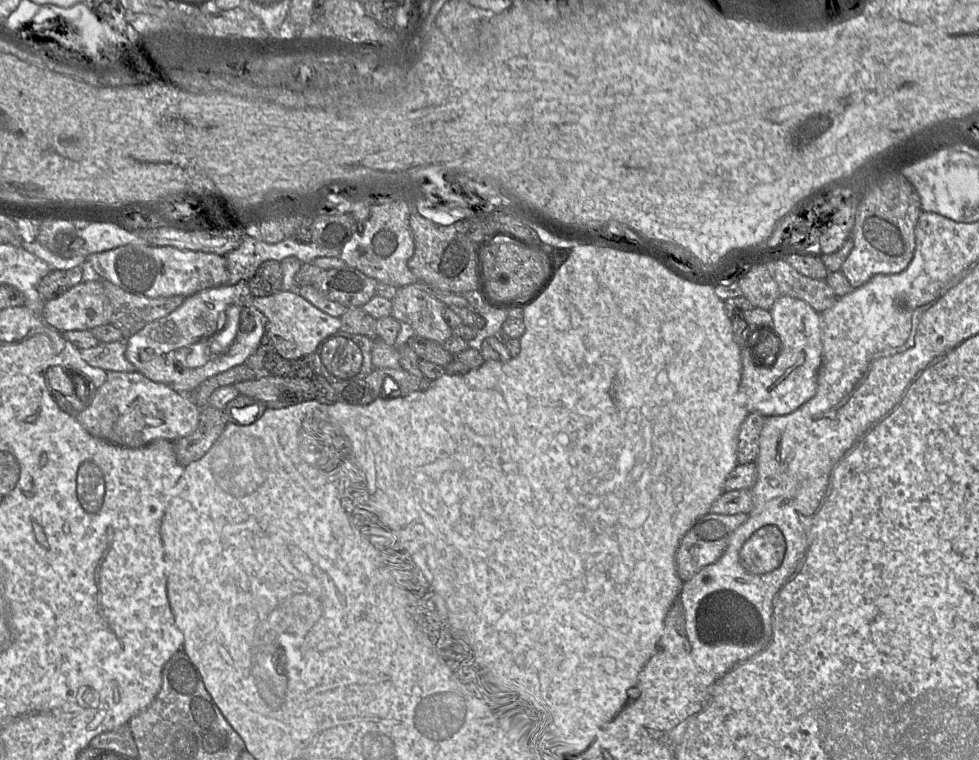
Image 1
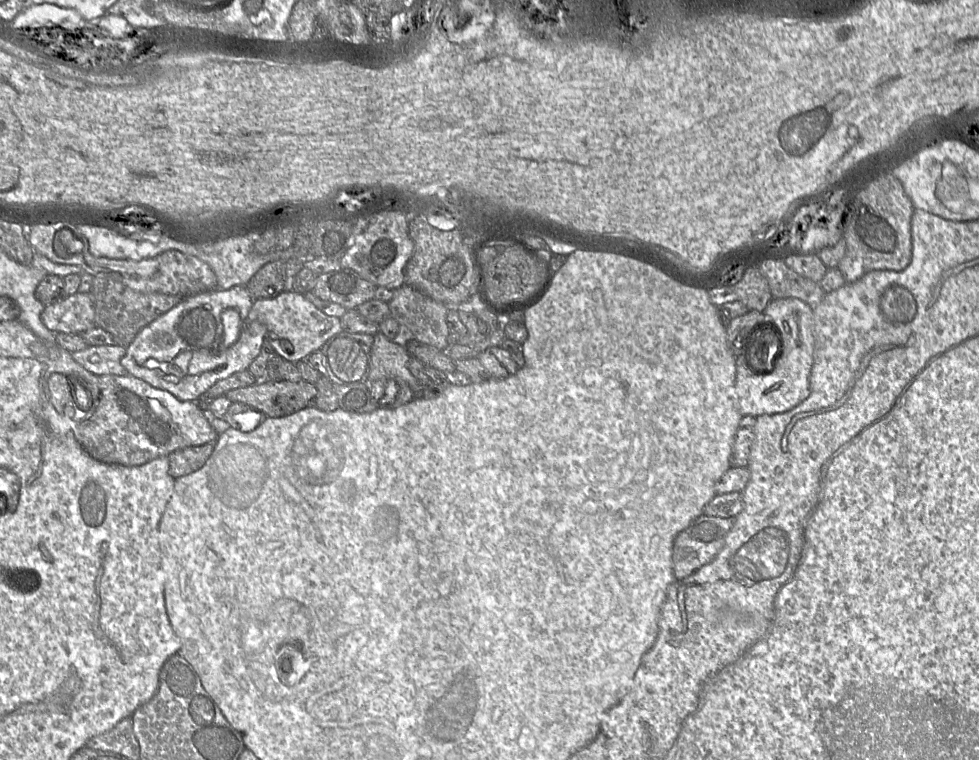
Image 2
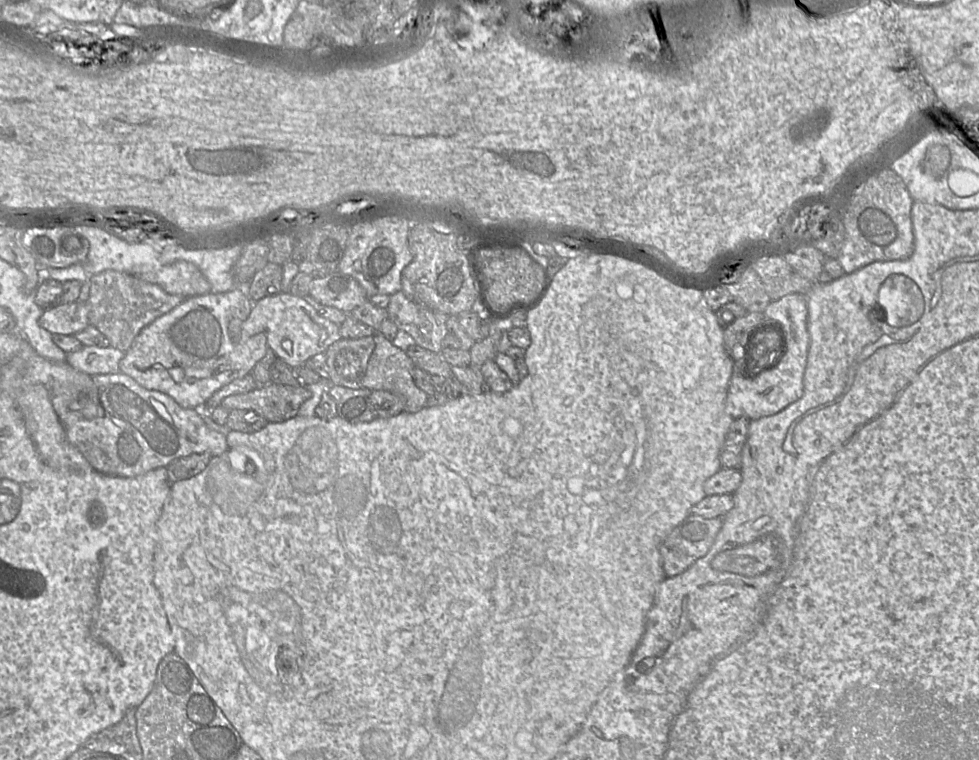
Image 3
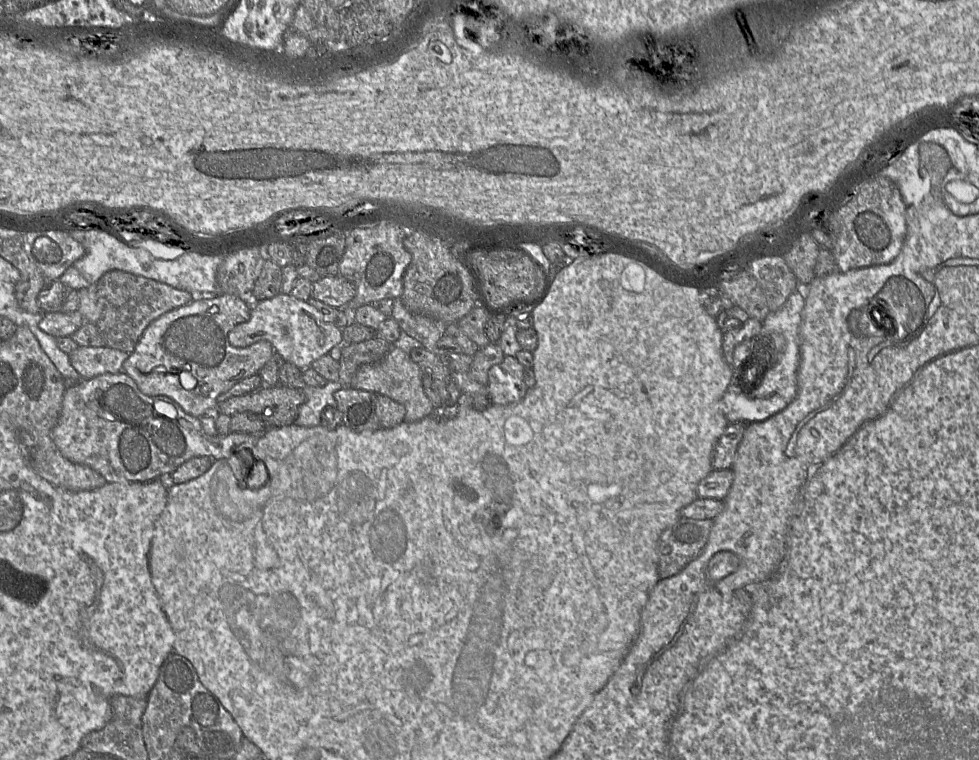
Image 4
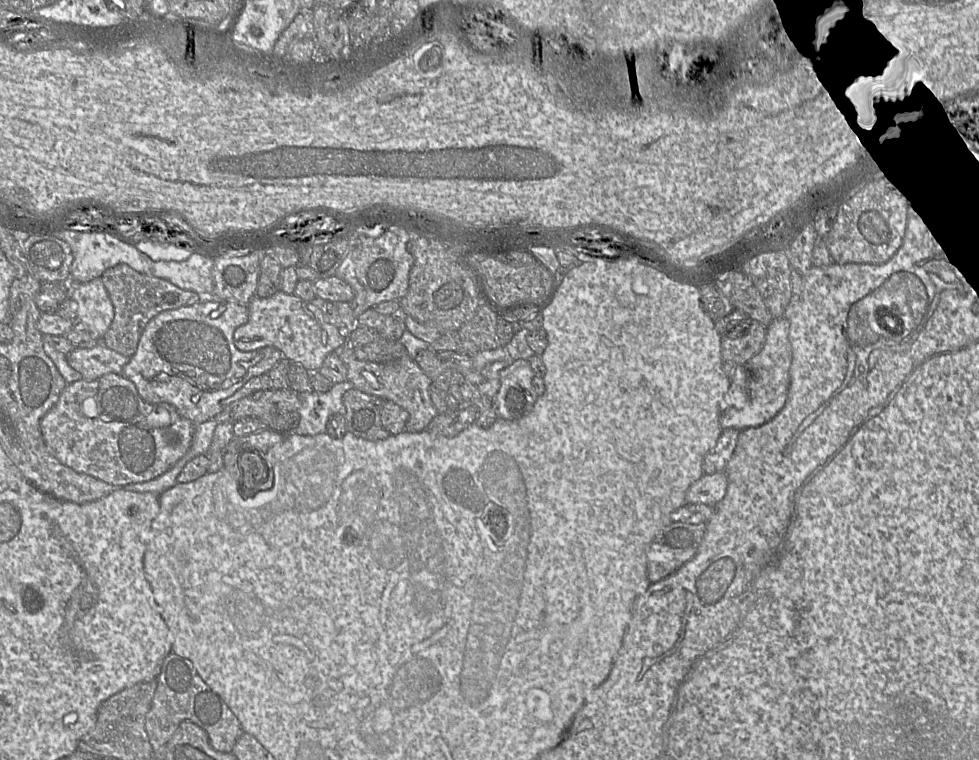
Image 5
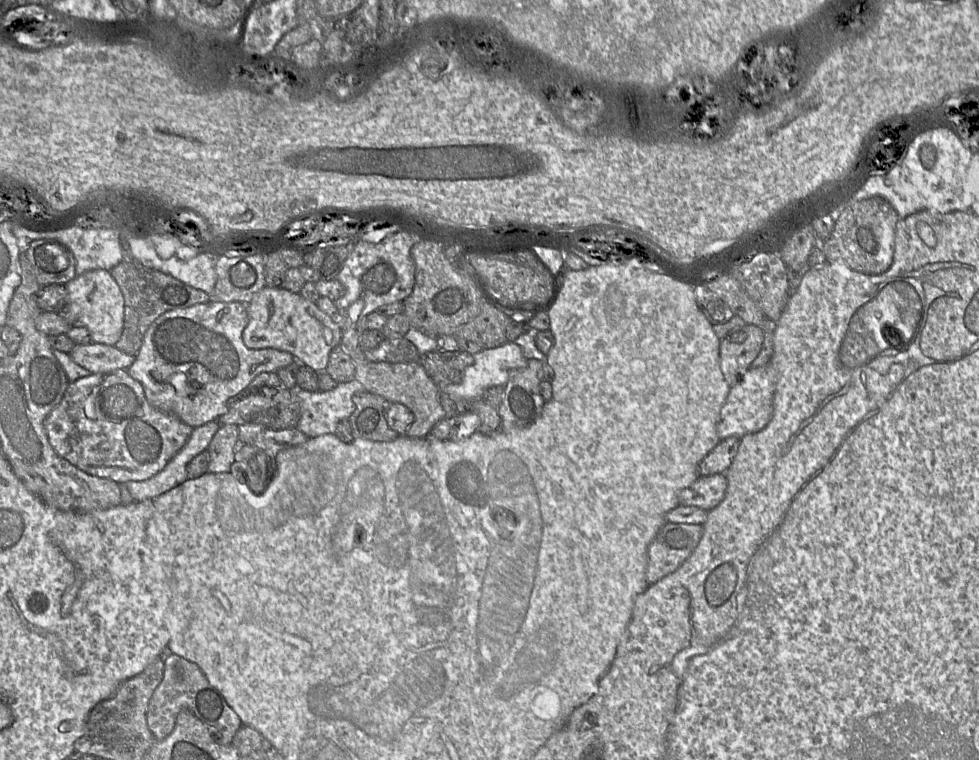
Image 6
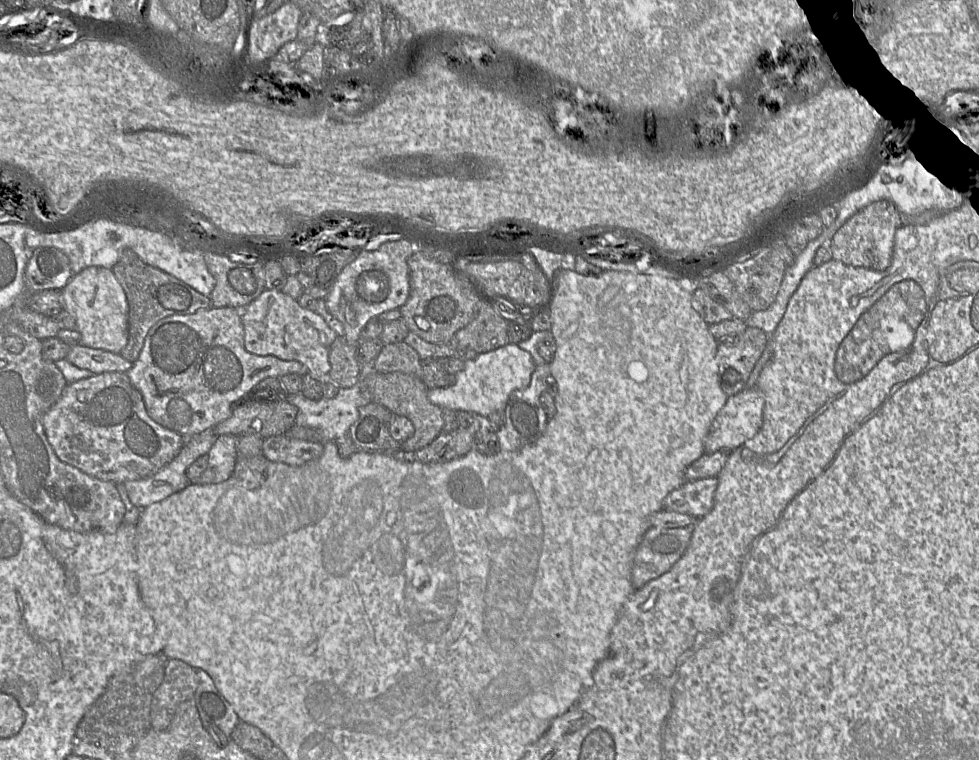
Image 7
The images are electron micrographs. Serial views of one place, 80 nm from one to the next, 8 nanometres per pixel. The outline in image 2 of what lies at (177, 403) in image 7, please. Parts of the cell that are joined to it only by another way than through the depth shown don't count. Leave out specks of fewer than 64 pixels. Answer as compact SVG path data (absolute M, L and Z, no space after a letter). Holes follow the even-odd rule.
M246 286L227 290L217 288L183 298L178 305L142 328L127 347L120 363L128 375L168 391L178 400L196 402L219 380L247 370L259 355L265 339L265 326L248 317L253 301ZM228 308L238 311L242 328L234 345L221 348L221 314Z

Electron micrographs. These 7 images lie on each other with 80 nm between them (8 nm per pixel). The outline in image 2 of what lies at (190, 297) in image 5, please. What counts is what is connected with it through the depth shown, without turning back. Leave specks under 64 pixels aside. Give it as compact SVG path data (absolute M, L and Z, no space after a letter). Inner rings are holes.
M94 276L90 294L95 309L96 327L112 335L114 344L127 348L136 335L180 303L182 298L162 293L141 293L126 286L120 276Z

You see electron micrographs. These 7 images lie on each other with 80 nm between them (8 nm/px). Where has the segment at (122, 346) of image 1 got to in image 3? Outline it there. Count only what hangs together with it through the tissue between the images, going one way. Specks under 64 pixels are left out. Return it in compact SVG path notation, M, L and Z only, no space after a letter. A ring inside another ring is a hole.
M83 346L78 351L66 354L66 362L70 366L89 376L120 373L119 362L125 355L124 352L110 346Z

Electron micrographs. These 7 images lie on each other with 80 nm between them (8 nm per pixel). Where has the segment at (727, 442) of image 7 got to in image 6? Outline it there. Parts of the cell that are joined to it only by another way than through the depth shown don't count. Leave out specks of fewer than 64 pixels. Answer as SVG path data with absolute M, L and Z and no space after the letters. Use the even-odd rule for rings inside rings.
M770 362L762 367L753 368L756 375L743 375L738 384L730 388L728 397L721 409L717 422L720 440L729 437L742 438L762 430L771 420L774 411L775 372Z

